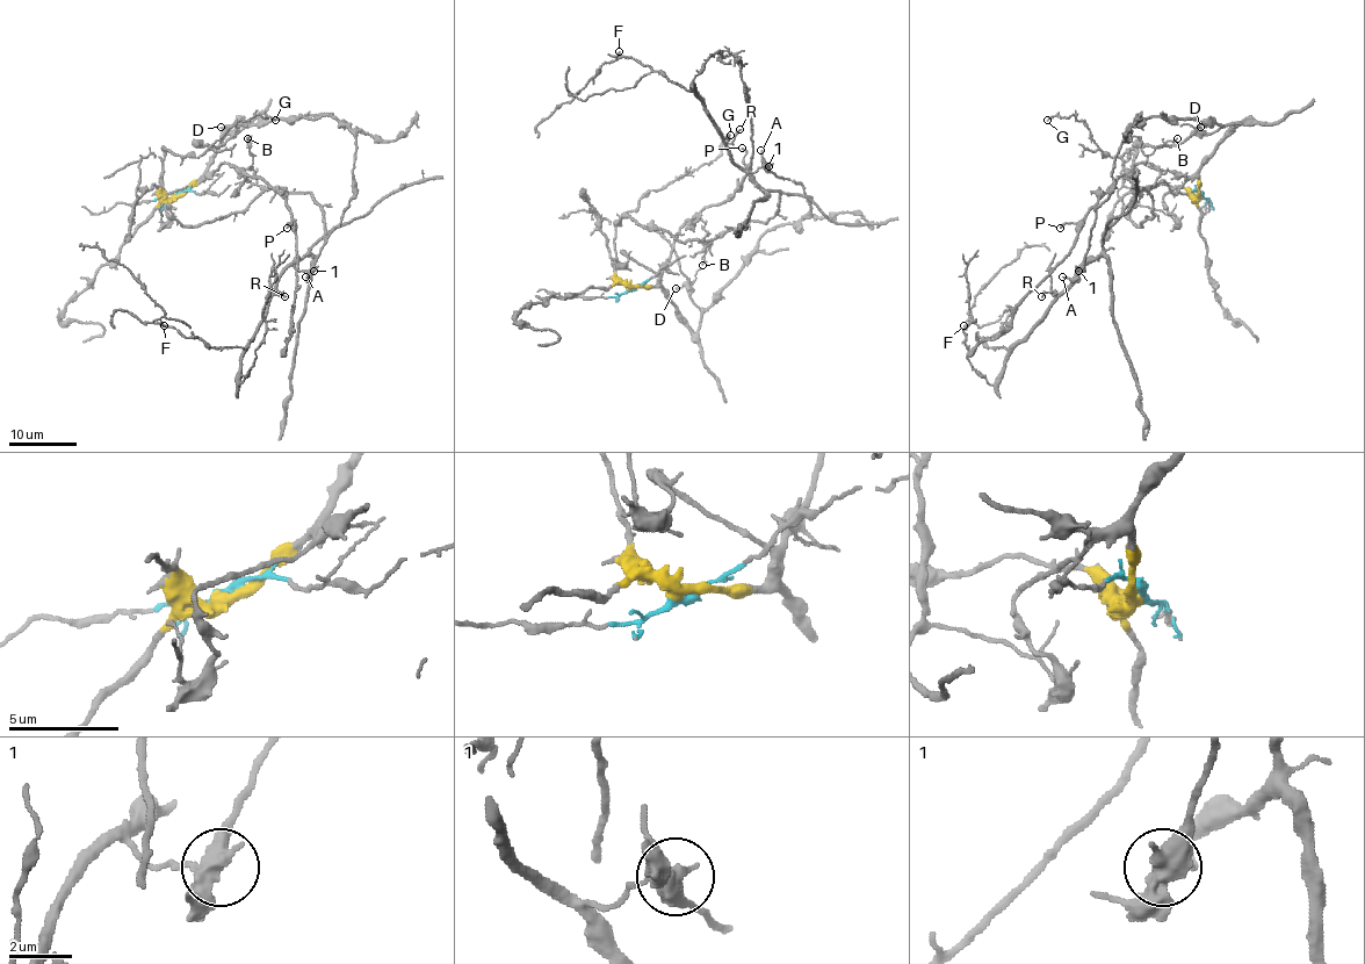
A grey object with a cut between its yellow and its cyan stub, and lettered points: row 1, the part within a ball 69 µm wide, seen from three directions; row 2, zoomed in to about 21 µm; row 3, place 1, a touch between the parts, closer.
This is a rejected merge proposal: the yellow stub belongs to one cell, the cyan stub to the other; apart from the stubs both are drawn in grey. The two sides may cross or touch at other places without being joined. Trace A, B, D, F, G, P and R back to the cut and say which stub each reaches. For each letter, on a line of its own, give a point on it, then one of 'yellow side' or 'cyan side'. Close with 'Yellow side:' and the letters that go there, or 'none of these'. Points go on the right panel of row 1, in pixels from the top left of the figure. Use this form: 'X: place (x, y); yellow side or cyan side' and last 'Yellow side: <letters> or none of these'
A: place (1062, 277); yellow side
B: place (1177, 138); cyan side
D: place (1200, 127); yellow side
F: place (963, 325); cyan side
G: place (1047, 120); cyan side
P: place (1060, 228); yellow side
R: place (1041, 296); cyan side
Yellow side: A, D, P

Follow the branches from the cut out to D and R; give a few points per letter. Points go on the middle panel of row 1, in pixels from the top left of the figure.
D: (632, 288), (658, 286), (674, 308), (677, 316), (695, 333), (700, 308), (686, 286), (674, 288)
R: (629, 288), (778, 211), (779, 192), (764, 191), (734, 162), (727, 145), (741, 130)

